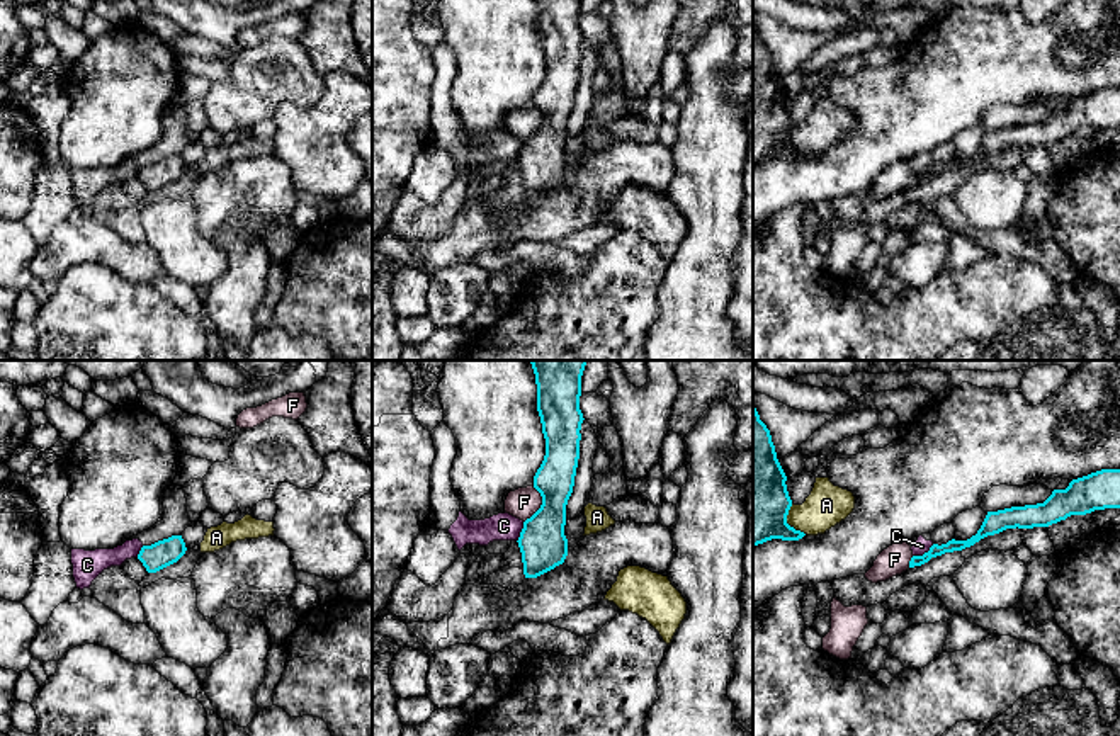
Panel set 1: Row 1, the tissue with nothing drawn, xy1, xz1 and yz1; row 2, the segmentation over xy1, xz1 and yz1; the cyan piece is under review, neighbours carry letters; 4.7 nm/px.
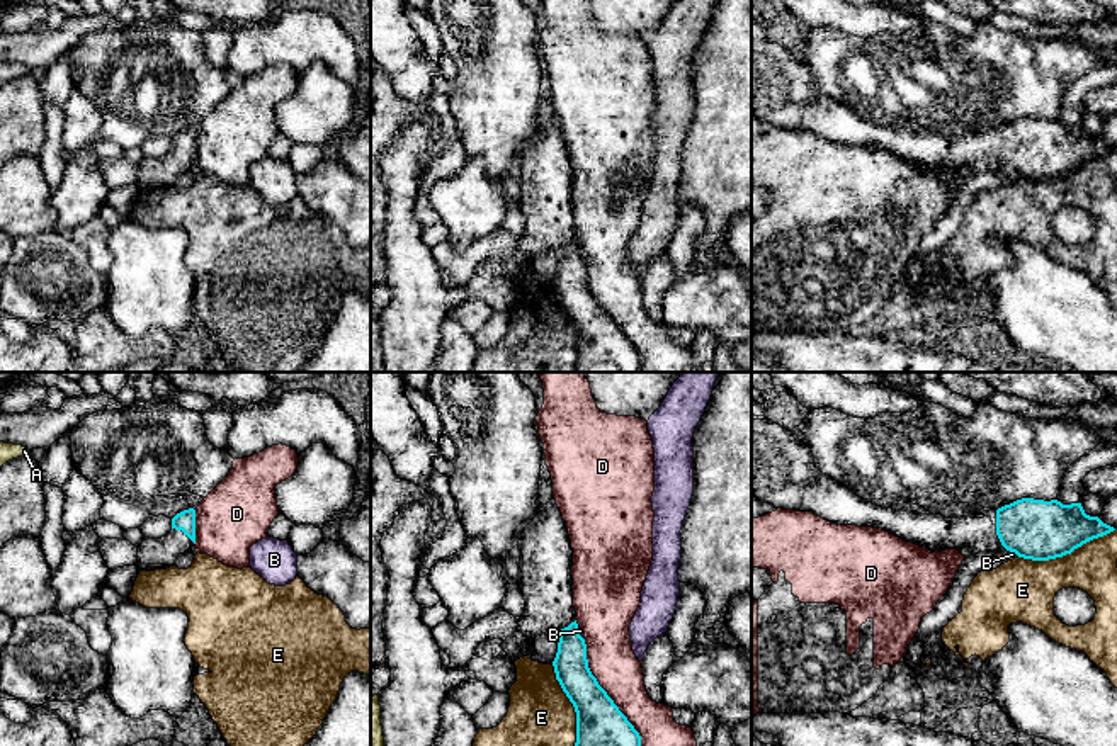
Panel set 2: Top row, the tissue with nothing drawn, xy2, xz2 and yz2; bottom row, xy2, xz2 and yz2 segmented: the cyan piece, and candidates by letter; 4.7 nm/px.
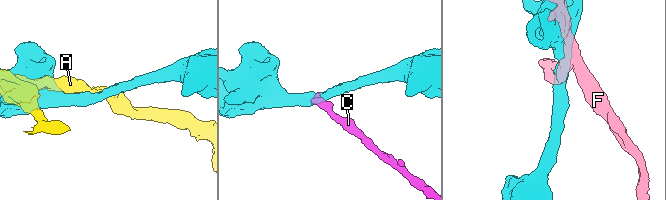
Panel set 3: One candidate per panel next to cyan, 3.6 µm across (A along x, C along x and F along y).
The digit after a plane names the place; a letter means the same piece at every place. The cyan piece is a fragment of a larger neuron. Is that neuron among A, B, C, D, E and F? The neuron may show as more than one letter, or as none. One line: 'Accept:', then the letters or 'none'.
Accept: none

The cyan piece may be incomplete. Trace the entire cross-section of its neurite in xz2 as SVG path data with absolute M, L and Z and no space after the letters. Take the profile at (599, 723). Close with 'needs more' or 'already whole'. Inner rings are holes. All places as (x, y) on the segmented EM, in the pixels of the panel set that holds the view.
M554 496L547 505L539 501L537 515L522 532L519 551L520 564L517 581L525 600L525 610L519 619L519 630L529 639L546 632L558 632L559 642L553 666L556 680L576 712L575 746L641 746L639 732L598 685L588 668L587 644L578 632L576 610L573 607L573 549L566 522L561 517Z; needs more

